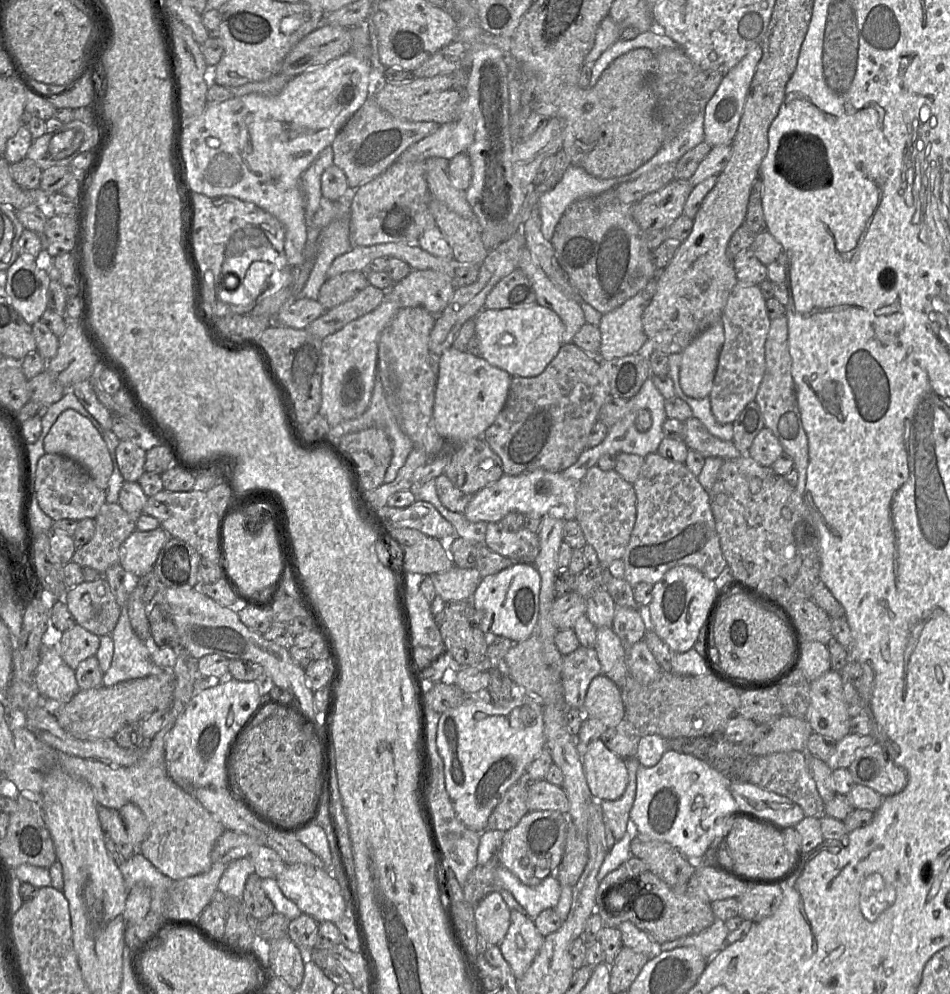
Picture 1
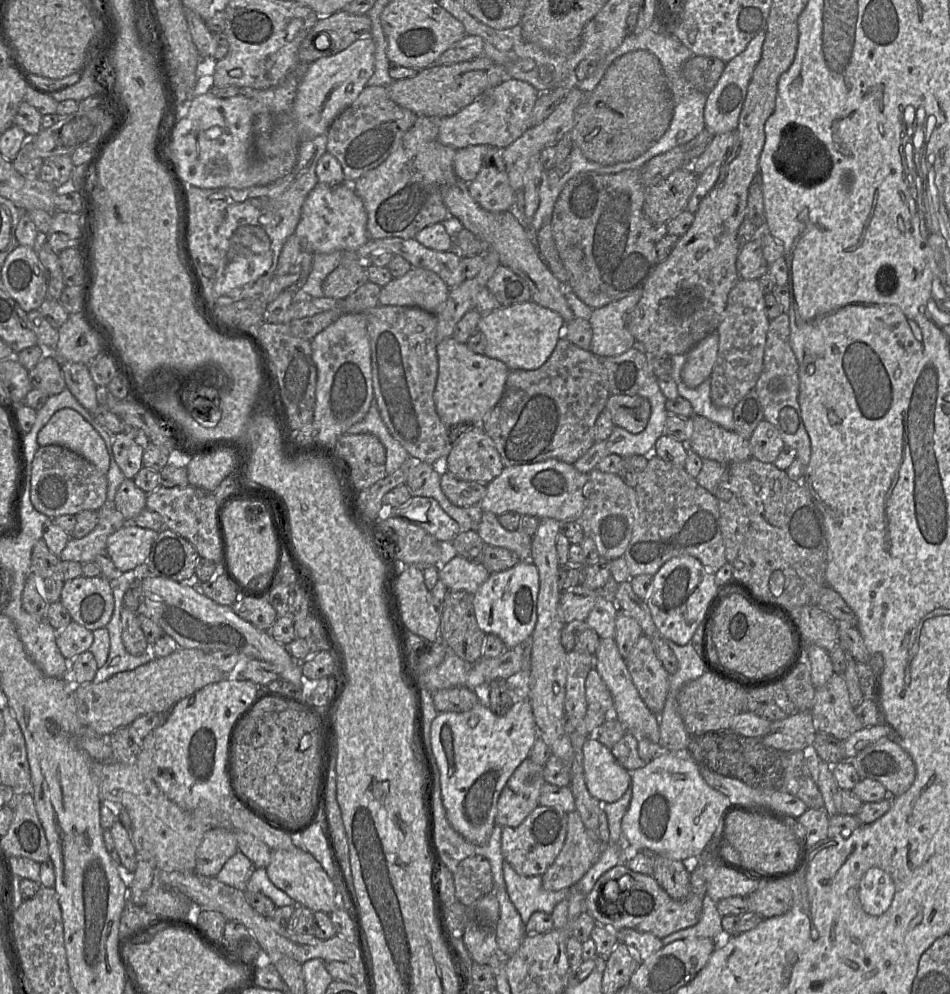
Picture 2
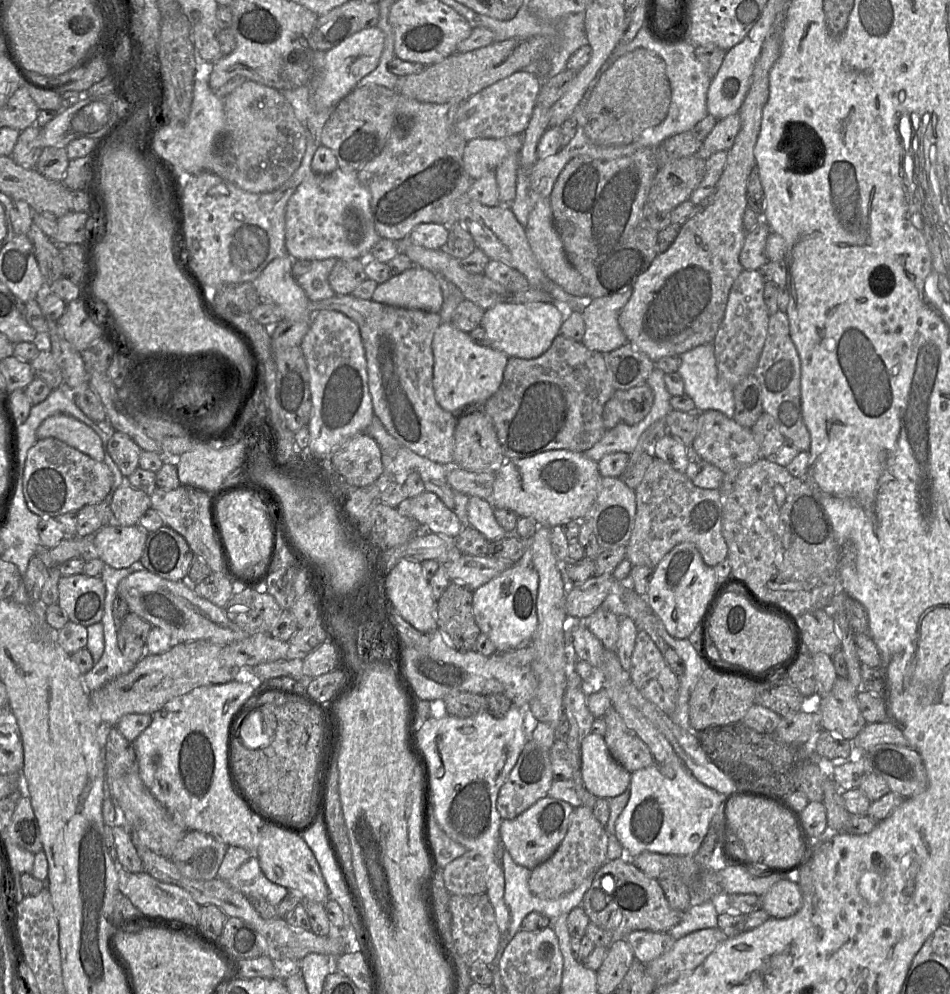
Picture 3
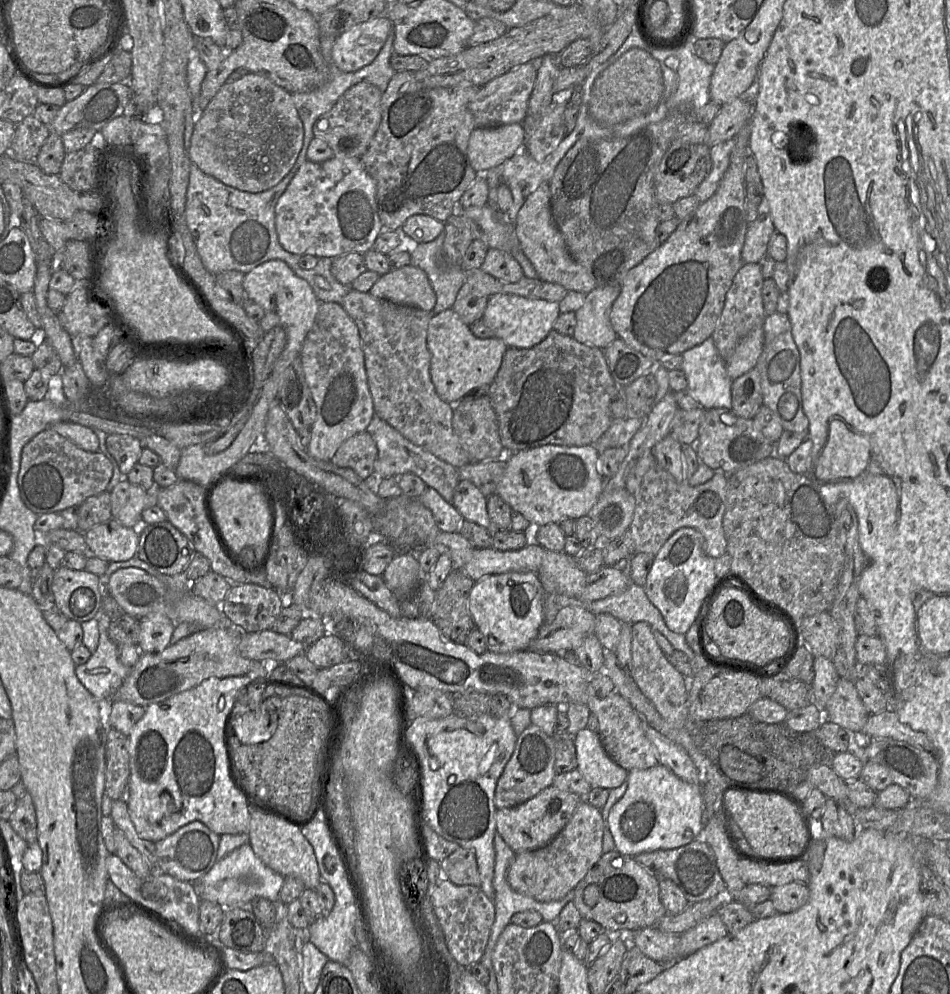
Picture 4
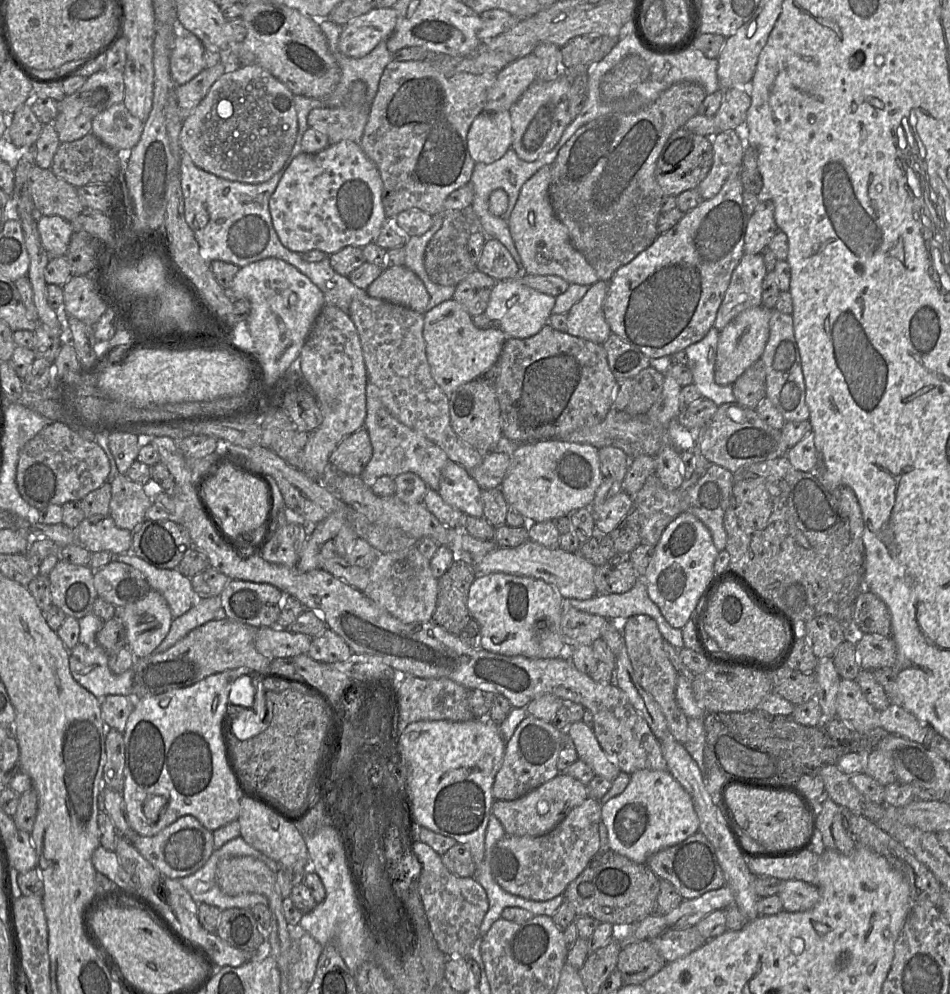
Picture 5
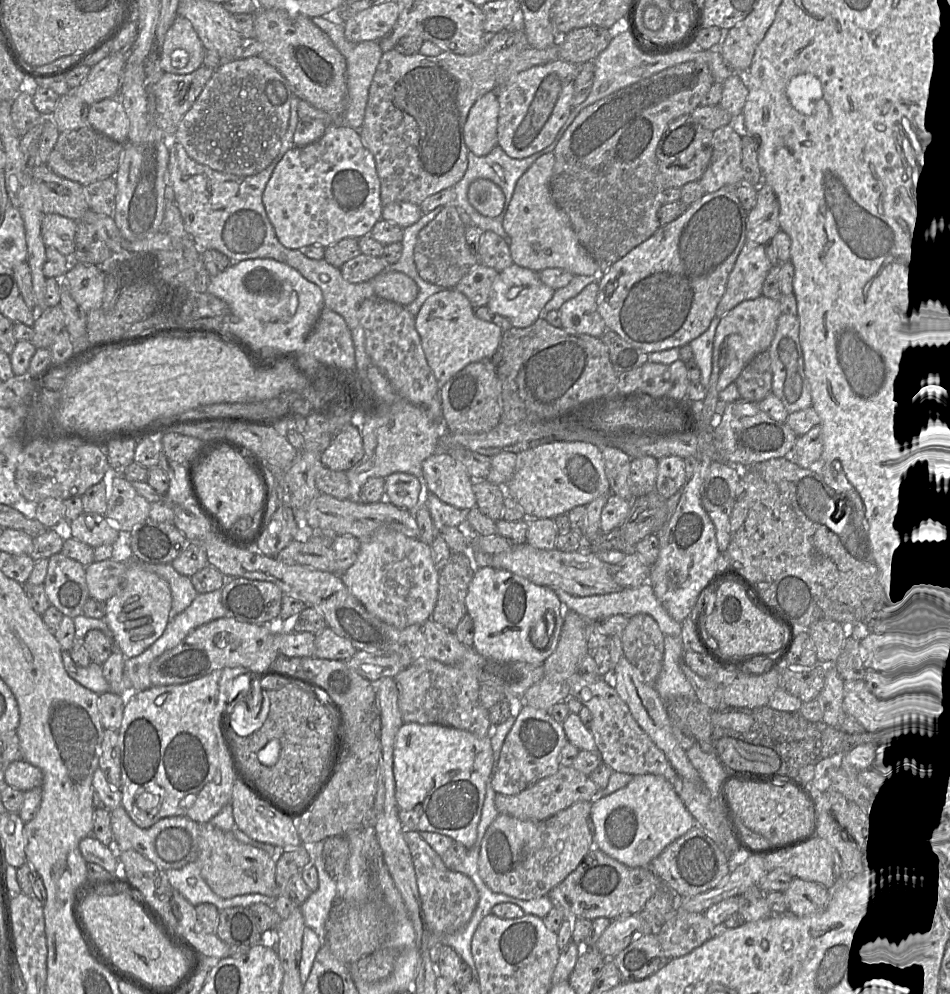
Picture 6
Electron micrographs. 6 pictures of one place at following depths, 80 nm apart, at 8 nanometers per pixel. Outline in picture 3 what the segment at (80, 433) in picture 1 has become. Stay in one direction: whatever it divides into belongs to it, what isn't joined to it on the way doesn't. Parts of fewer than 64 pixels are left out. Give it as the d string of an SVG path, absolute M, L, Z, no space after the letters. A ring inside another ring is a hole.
M55 414L47 417L38 427L36 437L38 440L56 438L99 462L104 461L100 436L70 415Z

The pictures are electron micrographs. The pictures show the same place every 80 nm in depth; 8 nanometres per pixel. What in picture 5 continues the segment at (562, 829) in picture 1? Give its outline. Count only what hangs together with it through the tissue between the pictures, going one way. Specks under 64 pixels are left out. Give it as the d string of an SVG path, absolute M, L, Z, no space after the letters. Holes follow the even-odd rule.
M559 772L554 778L515 800L495 800L492 814L501 822L506 834L513 836L542 836L554 829L576 806L588 797L587 786Z

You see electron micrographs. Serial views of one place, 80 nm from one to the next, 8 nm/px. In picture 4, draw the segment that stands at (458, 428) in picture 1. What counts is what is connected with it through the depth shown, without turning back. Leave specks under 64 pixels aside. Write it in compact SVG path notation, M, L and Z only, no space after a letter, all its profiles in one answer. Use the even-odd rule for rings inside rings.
M451 309L431 318L427 330L427 346L431 355L430 377L438 396L447 403L456 403L466 395L487 395L507 350L499 338L479 339Z

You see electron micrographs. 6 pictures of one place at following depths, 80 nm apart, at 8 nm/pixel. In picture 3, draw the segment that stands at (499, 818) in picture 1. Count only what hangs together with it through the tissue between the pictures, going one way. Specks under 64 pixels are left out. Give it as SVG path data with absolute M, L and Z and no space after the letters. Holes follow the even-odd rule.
M529 738L507 780L499 790L496 808L501 819L514 819L539 799L547 796L552 782L550 750L541 748Z

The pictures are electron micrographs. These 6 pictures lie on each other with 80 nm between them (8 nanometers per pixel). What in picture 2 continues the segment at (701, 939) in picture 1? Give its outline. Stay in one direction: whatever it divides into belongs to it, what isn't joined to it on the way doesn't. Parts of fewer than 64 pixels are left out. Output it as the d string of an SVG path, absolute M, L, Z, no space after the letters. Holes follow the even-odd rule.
M705 895L699 921L691 927L676 931L662 938L663 946L676 940L688 938L705 937L715 942L723 940L722 916L718 912L716 903L717 902L714 902L710 897Z

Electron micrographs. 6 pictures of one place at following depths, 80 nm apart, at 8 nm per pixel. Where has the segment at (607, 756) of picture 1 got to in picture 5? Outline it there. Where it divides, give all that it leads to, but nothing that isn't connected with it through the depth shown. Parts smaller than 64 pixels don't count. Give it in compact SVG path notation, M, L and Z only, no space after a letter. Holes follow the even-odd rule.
M578 721L570 723L566 732L574 743L578 758L592 769L594 775L602 776L612 782L620 774L619 768L602 750L592 728Z

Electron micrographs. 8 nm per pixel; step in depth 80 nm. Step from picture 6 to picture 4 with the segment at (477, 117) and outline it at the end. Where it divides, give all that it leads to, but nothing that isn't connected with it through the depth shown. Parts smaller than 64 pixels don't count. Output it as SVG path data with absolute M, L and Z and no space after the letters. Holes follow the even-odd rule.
M519 123L497 128L475 128L468 141L469 162L478 176L523 150L524 140L525 129Z

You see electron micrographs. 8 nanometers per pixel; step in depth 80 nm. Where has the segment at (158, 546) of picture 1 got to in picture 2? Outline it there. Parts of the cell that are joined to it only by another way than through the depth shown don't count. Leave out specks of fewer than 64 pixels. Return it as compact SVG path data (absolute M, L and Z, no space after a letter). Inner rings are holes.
M127 522L108 537L106 552L119 571L133 570L145 563L158 534L158 531Z

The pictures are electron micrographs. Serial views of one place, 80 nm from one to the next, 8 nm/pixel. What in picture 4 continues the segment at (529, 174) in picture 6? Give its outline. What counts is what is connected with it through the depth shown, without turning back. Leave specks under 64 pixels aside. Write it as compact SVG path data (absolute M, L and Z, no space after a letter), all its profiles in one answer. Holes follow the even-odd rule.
M542 183L535 192L530 194L517 214L514 223L520 247L531 262L539 279L563 286L567 291L588 294L596 288L594 280L584 267L570 255L563 235L556 226L550 207L549 183Z

